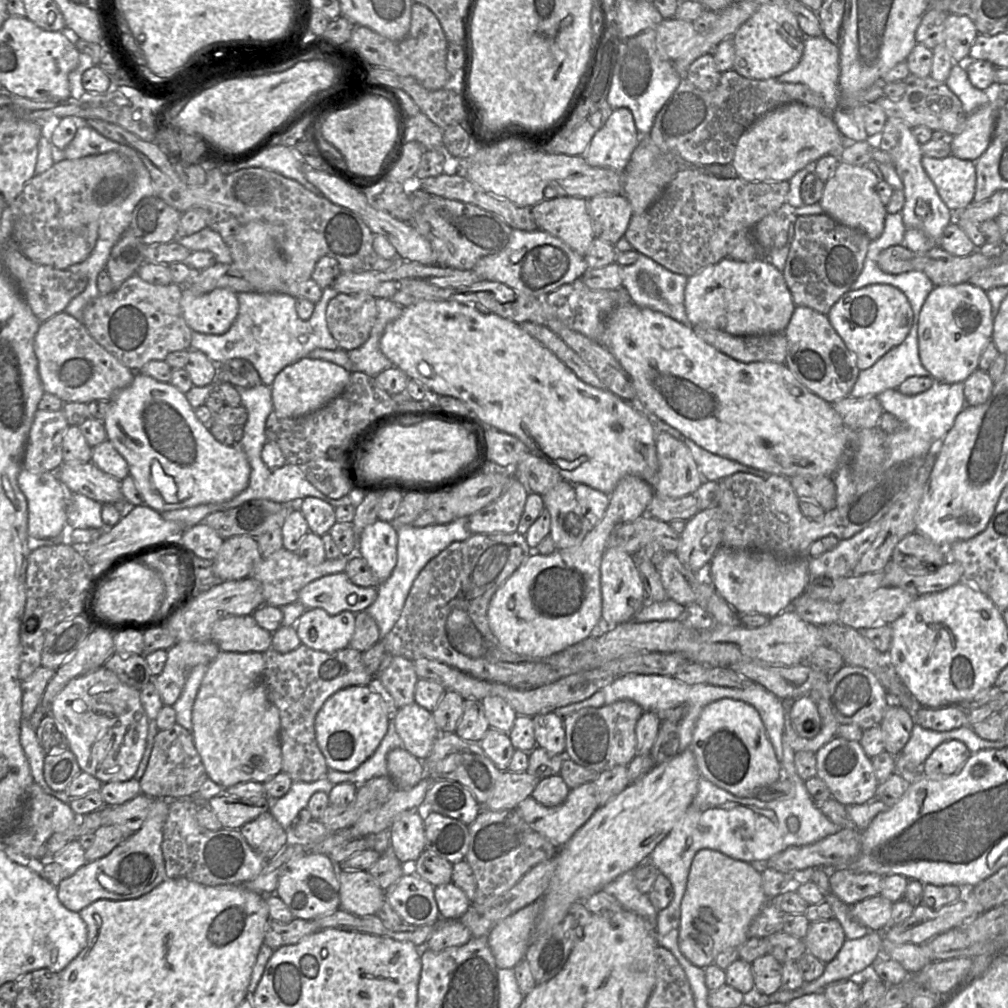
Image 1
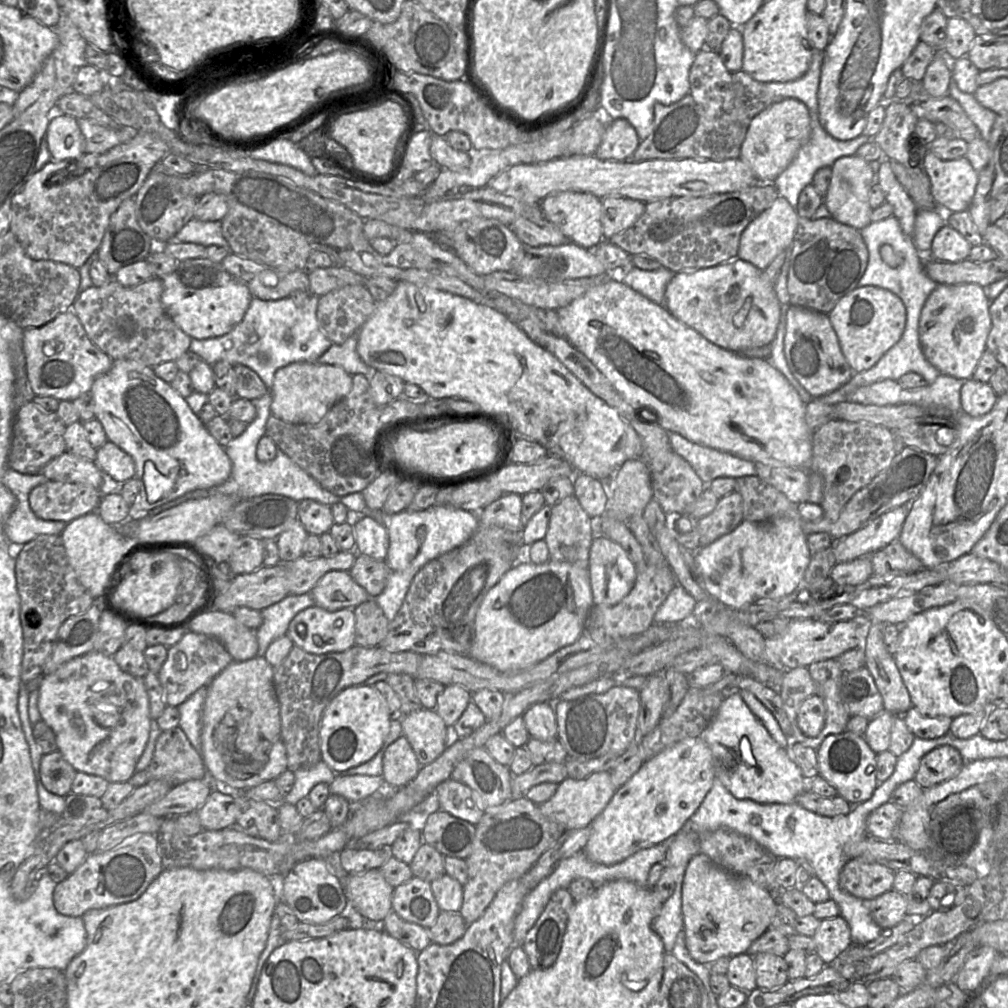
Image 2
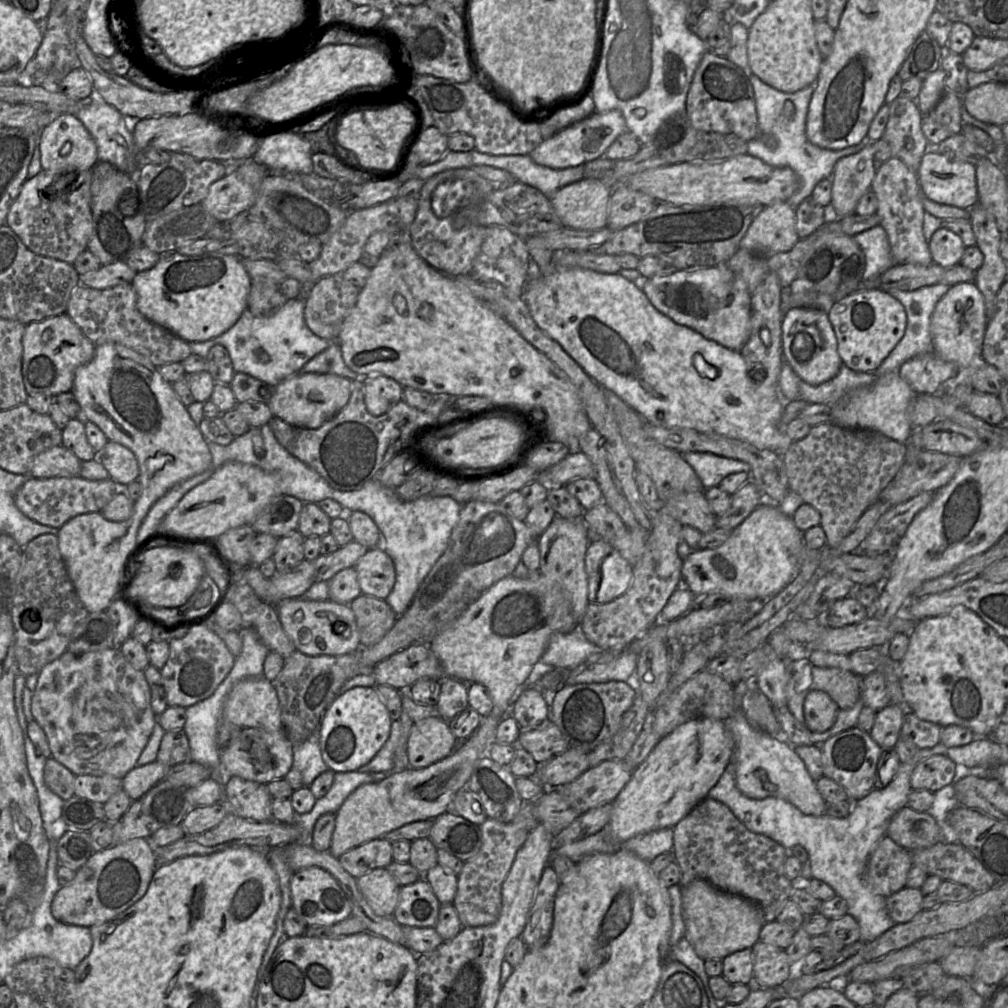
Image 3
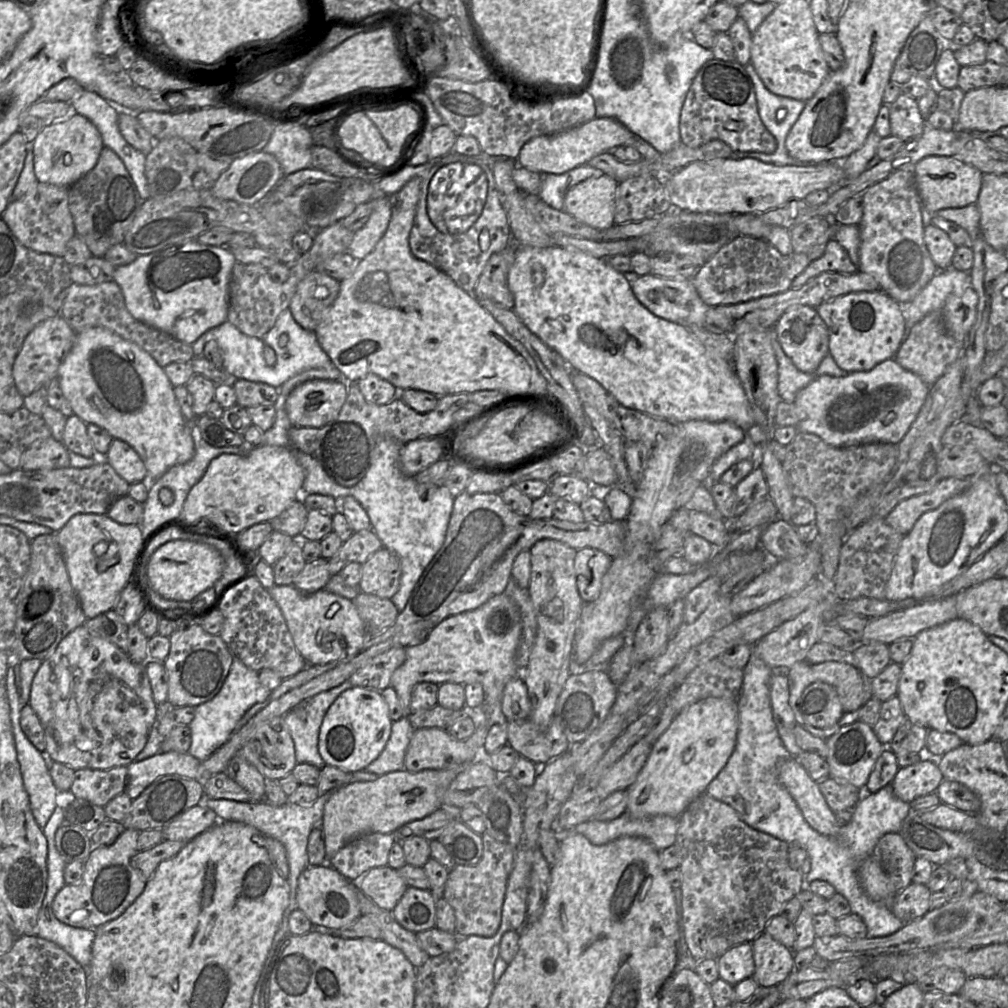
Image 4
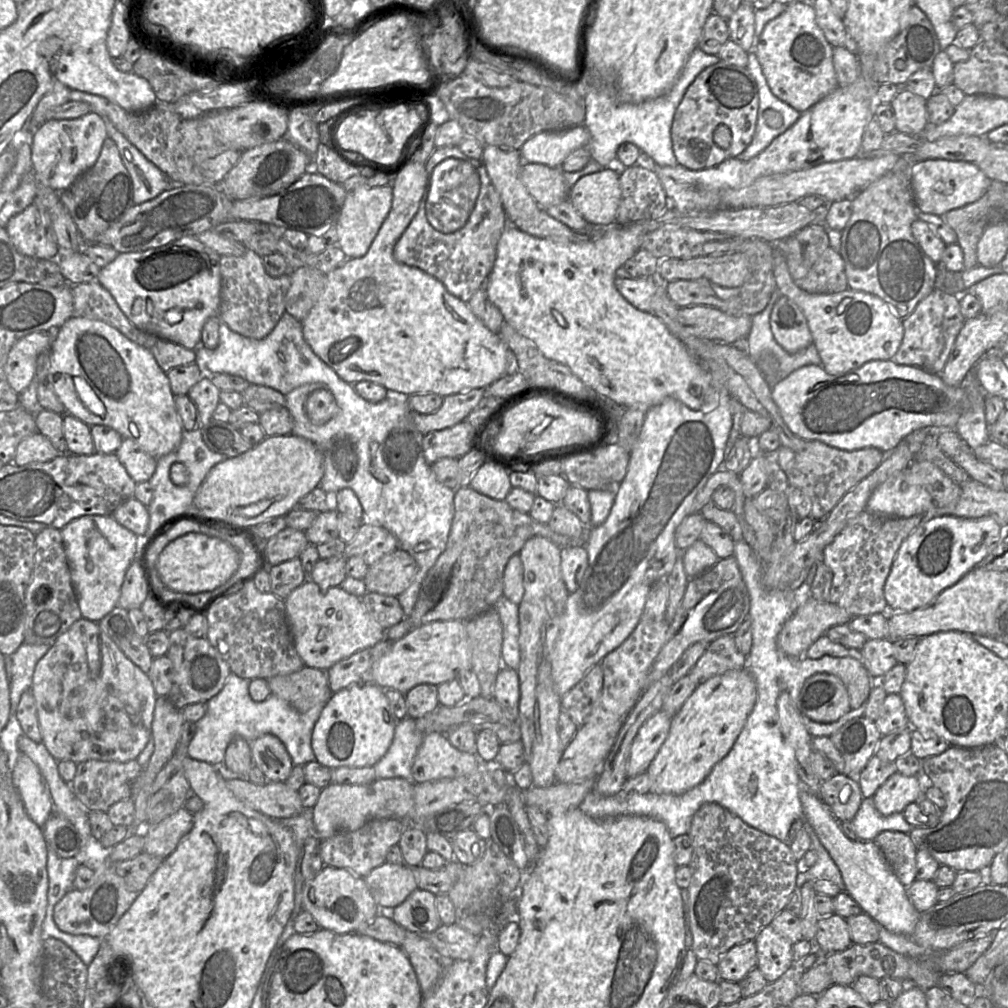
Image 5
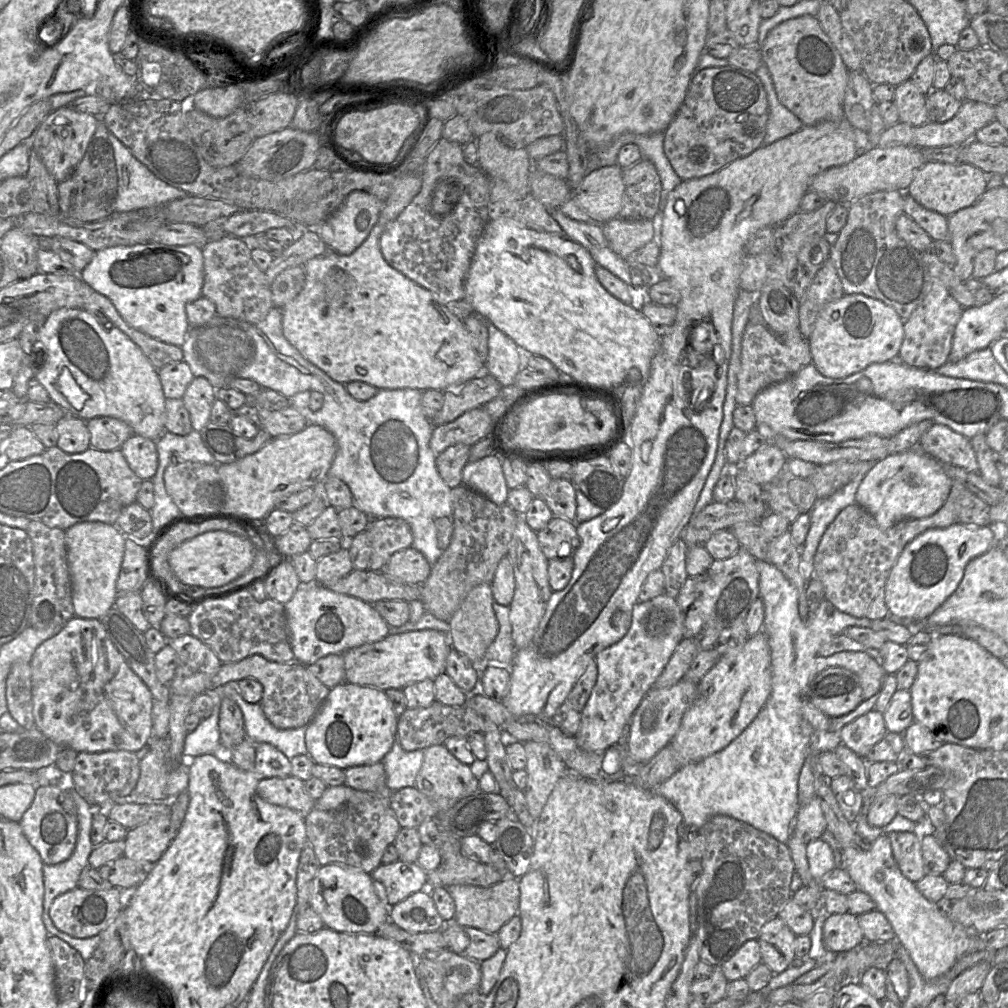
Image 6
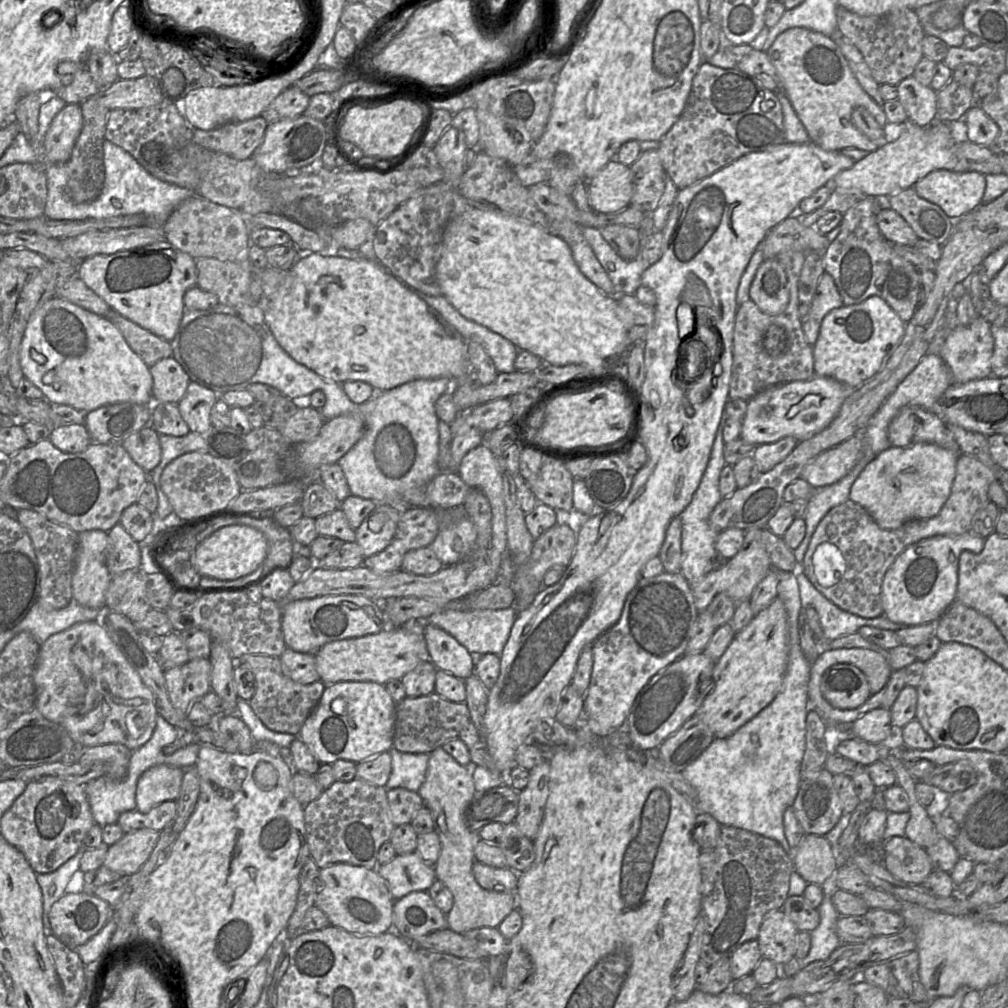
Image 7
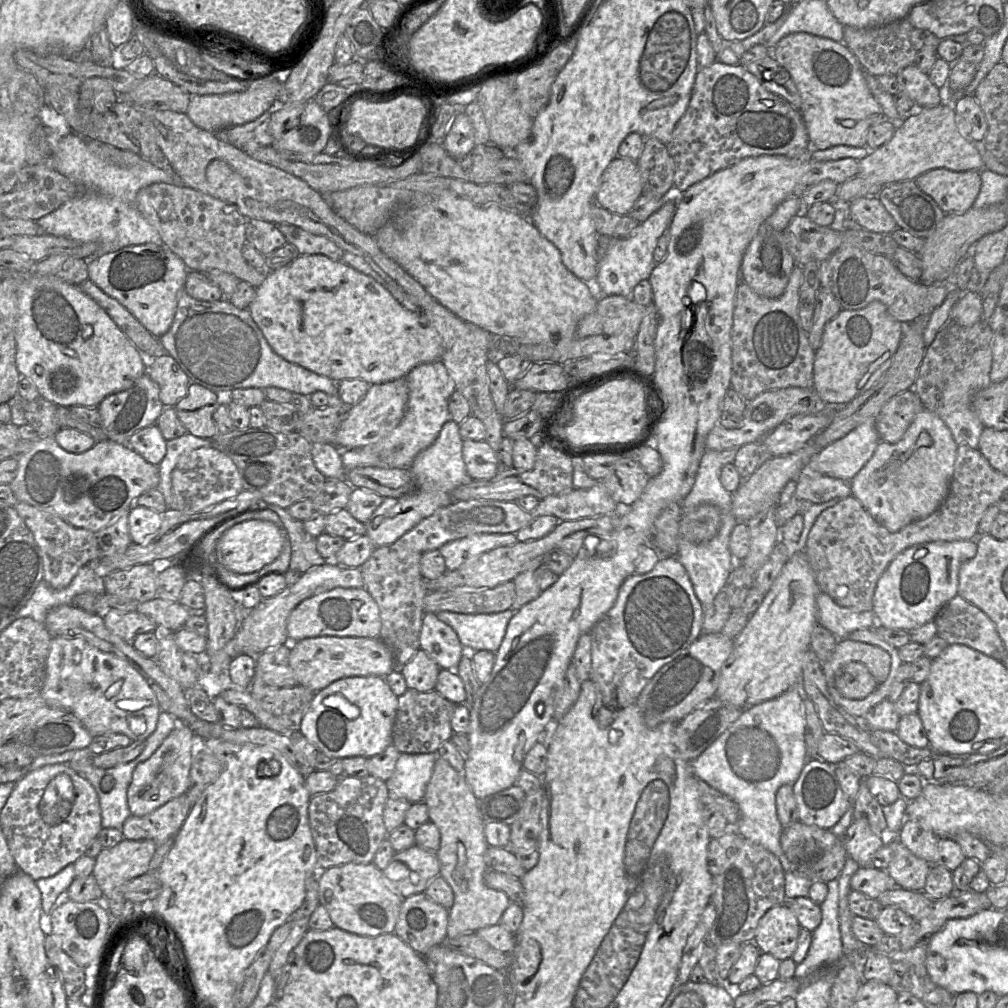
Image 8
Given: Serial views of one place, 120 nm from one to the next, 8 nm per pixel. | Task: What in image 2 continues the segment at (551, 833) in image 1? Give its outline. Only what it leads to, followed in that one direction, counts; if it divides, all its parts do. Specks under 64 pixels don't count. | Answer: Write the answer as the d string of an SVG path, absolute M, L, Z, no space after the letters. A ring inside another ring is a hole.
M609 771L596 772L582 780L567 777L558 784L554 795L539 807L544 816L561 825L565 830L581 829L590 826L609 803L616 790Z

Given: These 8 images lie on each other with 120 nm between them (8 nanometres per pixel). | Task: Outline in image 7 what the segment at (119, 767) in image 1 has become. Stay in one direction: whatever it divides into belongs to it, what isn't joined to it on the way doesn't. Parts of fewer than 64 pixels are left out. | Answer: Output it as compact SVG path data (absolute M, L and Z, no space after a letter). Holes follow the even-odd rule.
M100 620L77 623L50 636L40 647L34 684L35 708L46 719L62 725L77 747L120 743L133 751L151 738L156 727L158 713L152 691L110 638Z

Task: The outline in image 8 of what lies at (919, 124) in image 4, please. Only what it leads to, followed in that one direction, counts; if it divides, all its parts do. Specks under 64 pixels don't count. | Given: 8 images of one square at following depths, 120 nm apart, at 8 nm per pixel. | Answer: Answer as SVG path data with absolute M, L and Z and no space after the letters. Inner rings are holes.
M912 64L897 75L899 90L905 92L915 104L923 108L941 104L940 88L935 86L929 76Z

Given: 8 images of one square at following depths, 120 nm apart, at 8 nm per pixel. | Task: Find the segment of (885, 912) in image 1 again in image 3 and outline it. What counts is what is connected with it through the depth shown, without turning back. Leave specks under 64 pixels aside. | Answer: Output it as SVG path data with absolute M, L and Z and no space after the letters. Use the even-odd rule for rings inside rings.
M904 886L885 898L887 912L895 924L906 923L922 911L923 897L920 889Z

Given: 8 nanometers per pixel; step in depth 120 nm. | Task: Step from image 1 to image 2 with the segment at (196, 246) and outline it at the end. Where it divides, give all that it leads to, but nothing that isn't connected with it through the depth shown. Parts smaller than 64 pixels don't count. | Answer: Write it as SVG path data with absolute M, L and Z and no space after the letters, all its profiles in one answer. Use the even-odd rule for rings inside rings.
M192 218L174 237L178 242L190 242L221 246L230 251L230 246L222 234L221 221L201 221Z

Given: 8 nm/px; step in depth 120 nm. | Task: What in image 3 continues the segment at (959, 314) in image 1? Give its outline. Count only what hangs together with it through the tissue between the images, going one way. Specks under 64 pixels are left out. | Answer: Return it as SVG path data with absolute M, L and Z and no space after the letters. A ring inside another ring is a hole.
M974 281L951 285L931 315L934 352L943 360L956 364L960 371L973 371L981 360L986 326L984 297Z

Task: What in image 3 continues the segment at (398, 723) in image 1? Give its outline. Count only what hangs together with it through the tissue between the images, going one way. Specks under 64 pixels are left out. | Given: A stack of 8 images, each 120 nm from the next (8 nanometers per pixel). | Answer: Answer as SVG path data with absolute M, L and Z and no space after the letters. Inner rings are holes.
M429 717L412 724L407 740L408 768L421 769L448 757L459 741L440 717Z

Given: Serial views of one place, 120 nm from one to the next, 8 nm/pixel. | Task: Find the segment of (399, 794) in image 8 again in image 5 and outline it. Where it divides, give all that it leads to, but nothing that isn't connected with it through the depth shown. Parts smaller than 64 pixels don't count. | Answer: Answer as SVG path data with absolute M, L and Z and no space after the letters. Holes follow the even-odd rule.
M406 716L397 722L392 743L384 756L373 766L376 779L404 778L410 779L414 758L425 735L415 725L415 719Z

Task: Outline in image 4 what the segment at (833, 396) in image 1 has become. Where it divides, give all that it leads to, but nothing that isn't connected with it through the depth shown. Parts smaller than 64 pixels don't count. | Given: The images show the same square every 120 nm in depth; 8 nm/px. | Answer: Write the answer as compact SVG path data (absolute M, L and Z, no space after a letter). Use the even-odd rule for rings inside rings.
M795 305L786 310L774 326L776 339L785 355L802 372L813 374L829 354L829 331L813 307Z

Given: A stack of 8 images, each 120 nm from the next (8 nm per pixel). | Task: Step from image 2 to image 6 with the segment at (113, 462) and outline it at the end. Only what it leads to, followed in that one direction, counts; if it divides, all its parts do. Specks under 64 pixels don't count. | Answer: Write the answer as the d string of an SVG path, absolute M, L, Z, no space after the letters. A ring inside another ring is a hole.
M133 434L120 447L132 471L142 480L150 480L158 467L156 442Z

